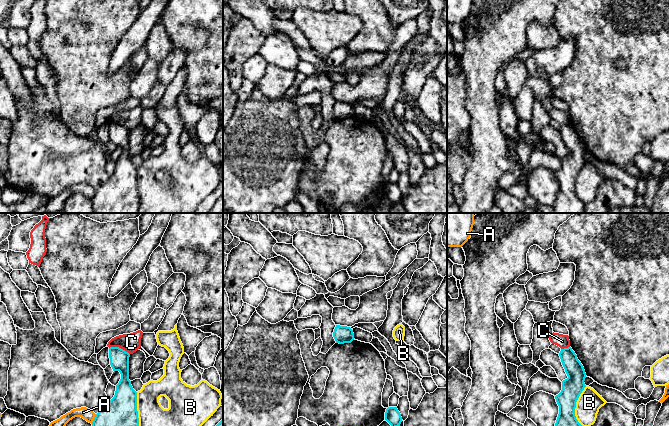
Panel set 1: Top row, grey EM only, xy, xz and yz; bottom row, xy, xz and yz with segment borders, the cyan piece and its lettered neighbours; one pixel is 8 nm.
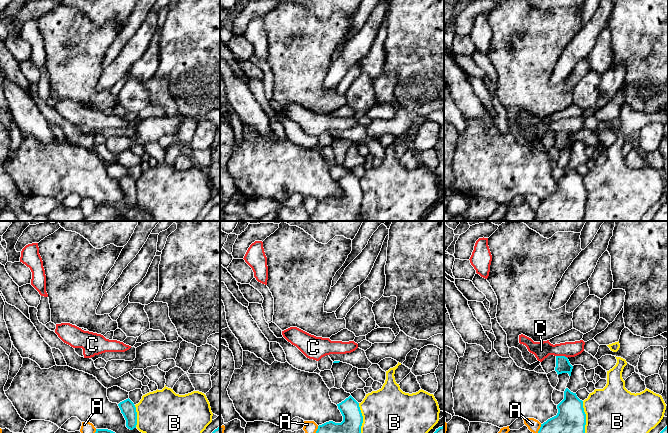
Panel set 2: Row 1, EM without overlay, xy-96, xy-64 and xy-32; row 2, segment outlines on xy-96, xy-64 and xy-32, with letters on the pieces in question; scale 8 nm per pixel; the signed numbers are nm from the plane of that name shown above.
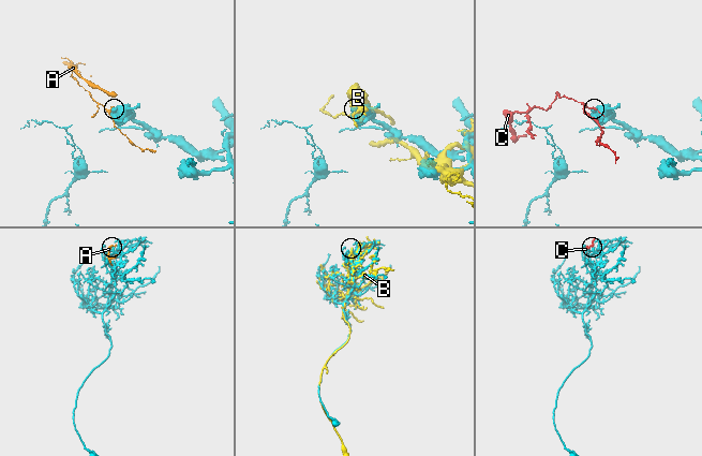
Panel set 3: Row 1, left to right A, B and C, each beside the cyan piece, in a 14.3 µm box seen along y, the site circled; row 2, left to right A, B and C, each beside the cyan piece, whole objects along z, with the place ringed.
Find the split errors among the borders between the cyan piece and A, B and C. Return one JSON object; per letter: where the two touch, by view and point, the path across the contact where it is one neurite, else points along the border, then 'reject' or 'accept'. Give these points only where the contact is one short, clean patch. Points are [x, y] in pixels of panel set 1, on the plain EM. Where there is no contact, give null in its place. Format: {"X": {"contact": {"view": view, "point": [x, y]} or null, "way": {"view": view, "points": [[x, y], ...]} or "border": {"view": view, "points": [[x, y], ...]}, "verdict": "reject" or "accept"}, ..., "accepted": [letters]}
{"A": {"contact": {"view": "xy", "point": [94, 195]}, "border": {"view": "xy", "points": [[96, 190], [91, 199]]}, "verdict": "reject"}, "B": {"contact": {"view": "xy", "point": [137, 190]}, "verdict": "reject"}, "C": {"contact": {"view": "xy", "point": [118, 123]}, "border": {"view": "xy", "points": [[109, 123], [120, 123], [129, 130]]}, "verdict": "reject"}, "accepted": []}

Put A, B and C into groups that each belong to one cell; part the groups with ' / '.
A / B / C

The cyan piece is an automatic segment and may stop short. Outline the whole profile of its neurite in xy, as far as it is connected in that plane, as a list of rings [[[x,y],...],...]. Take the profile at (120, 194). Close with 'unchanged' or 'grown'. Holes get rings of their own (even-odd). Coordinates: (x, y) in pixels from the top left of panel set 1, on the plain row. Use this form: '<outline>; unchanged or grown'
[[[119,123],[109,124],[110,141],[113,147],[120,148],[121,155],[114,173],[92,198],[94,213],[138,213],[137,168],[129,156],[129,133]]]; unchanged

